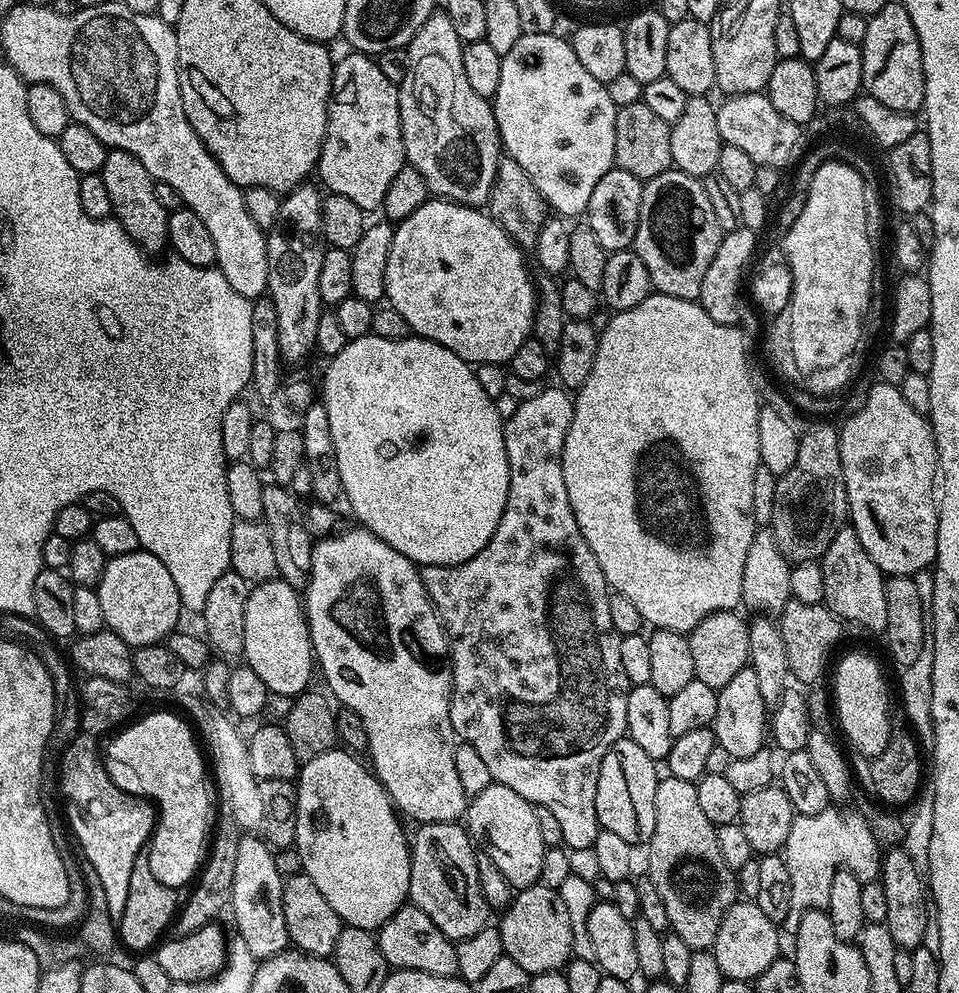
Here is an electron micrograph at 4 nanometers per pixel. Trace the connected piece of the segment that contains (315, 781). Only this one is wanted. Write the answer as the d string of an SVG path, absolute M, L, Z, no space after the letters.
M337 746L318 754L318 758L303 761L295 781L298 790L298 834L294 847L298 854L302 854L303 875L318 886L322 898L330 902L330 910L338 914L341 922L350 928L376 932L409 899L412 853L409 837L408 840L404 837L396 805L376 779L375 772L360 760L363 759L359 755Z

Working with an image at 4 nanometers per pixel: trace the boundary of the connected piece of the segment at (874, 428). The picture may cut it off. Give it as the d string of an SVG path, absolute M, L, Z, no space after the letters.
M876 382L864 405L844 425L840 424L838 431L850 526L858 534L866 554L870 554L881 572L888 576L915 577L916 573L931 569L938 546L938 521L933 520L928 500L932 473L931 423L906 403L897 385Z

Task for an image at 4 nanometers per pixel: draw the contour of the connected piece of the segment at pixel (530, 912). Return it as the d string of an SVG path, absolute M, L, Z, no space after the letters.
M539 882L521 889L501 916L503 955L514 960L528 975L548 976L561 971L570 962L573 955L572 920L557 889Z

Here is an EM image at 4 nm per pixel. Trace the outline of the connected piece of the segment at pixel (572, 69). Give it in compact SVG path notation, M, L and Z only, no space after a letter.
M556 32L524 34L514 42L510 54L502 58L502 78L498 78L498 90L491 106L503 151L526 170L549 209L564 218L583 217L588 211L590 194L594 194L594 186L598 186L598 178L610 171L616 162L614 122L617 108L610 102L608 85L598 82L598 78L582 67L578 54L574 54L565 37L563 40Z

